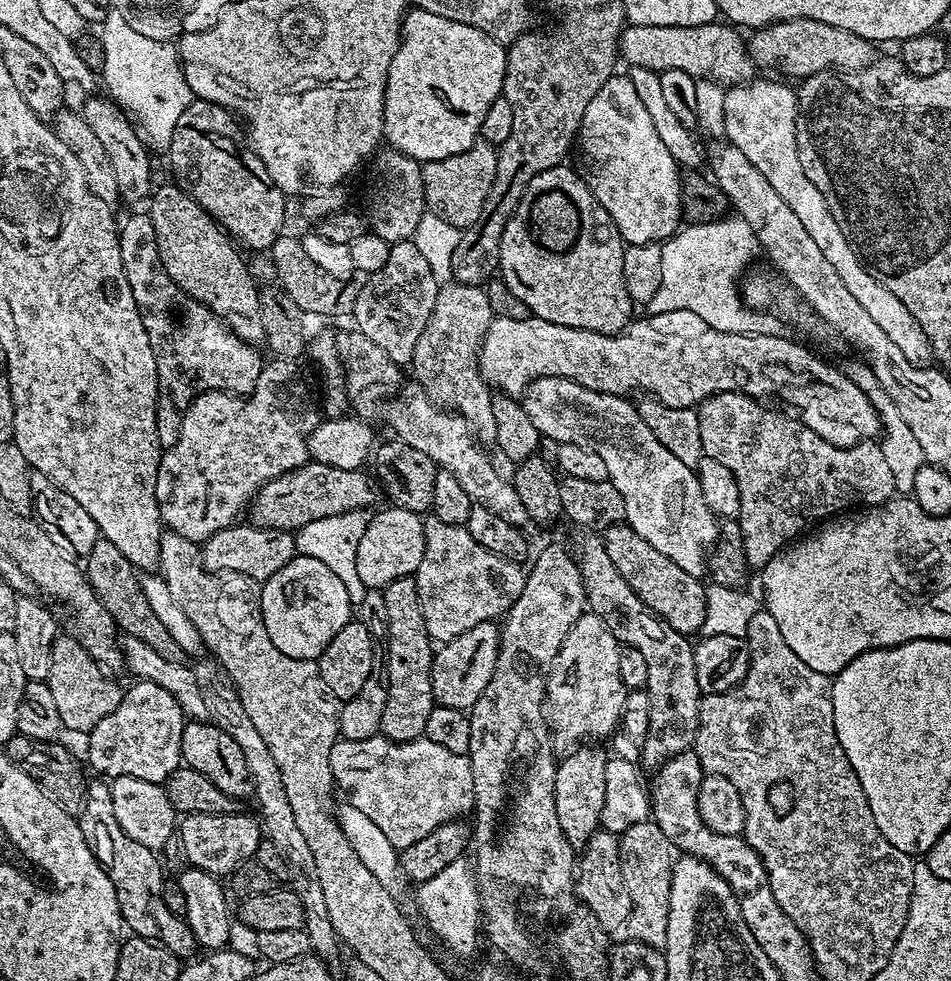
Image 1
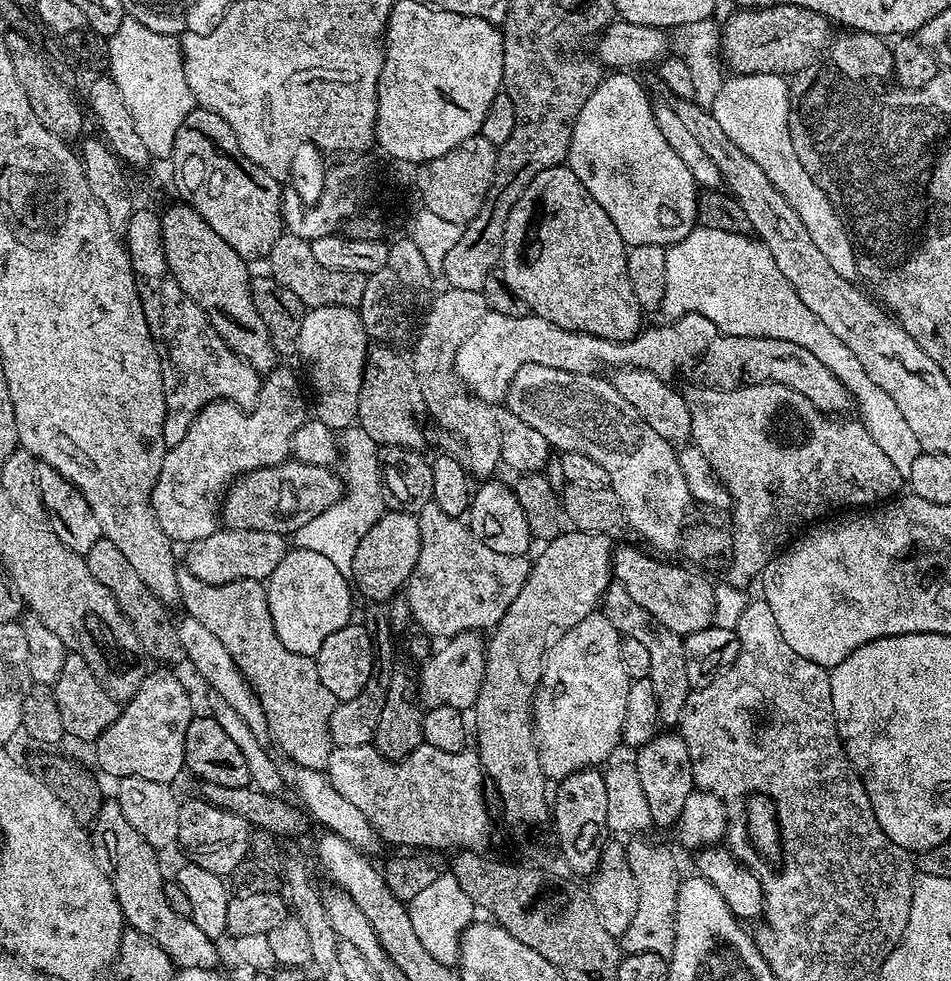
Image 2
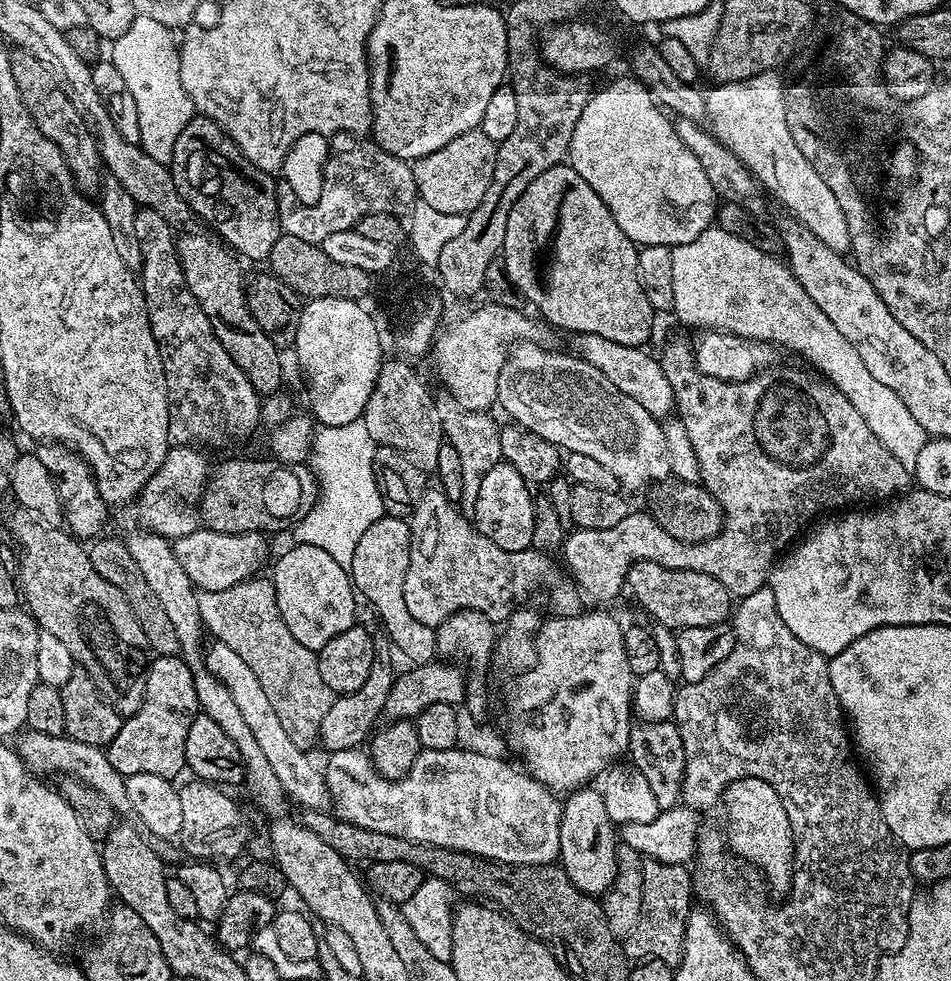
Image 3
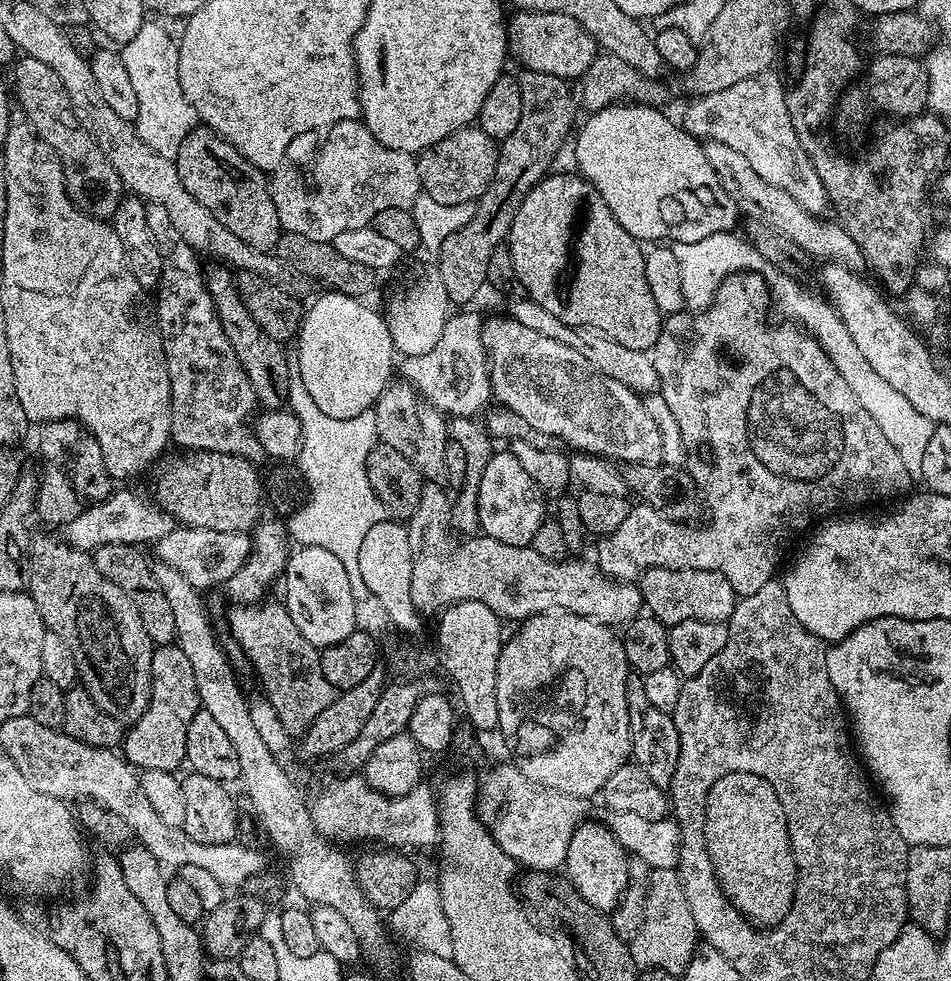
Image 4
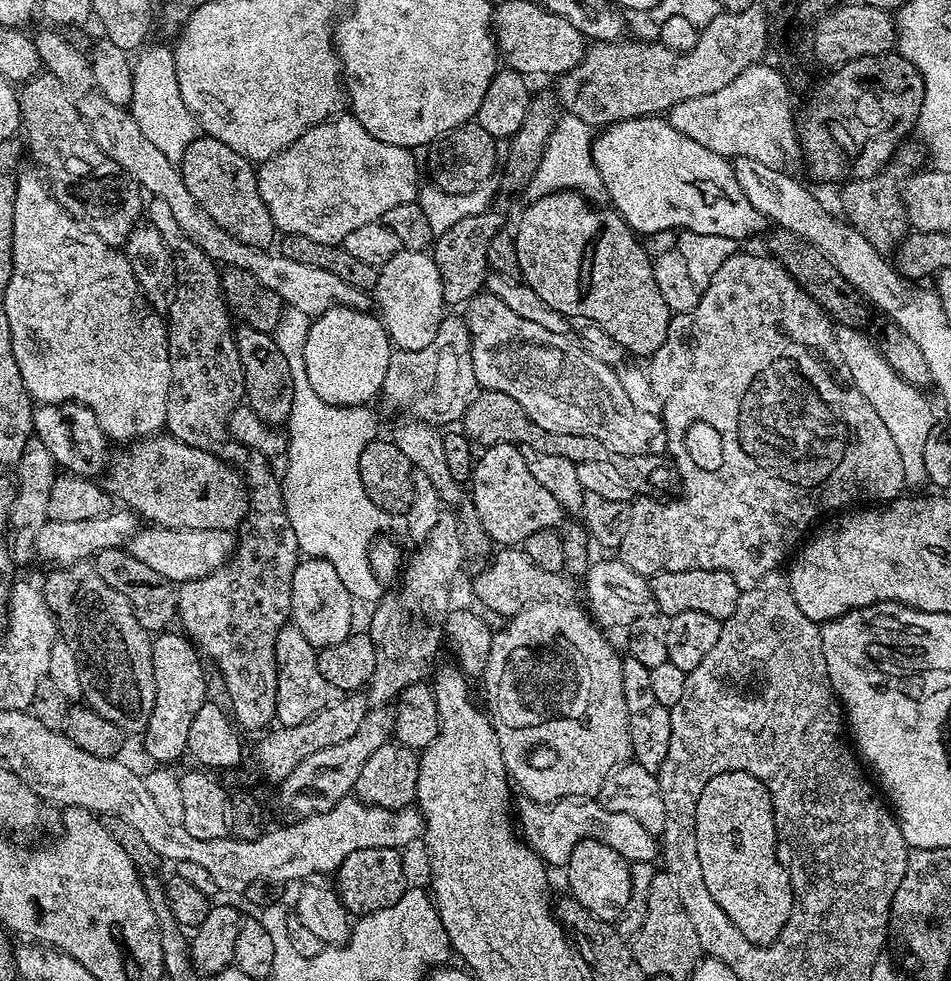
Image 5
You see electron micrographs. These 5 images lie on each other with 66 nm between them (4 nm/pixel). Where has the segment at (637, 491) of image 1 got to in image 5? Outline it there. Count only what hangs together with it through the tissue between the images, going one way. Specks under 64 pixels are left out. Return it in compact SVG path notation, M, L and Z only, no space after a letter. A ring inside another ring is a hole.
M487 290L467 297L465 304L464 324L472 339L470 359L481 389L510 394L542 430L586 434L625 454L640 454L647 449L644 447L652 432L644 425L645 417L634 410L611 363L597 360L572 336L554 334L554 330L522 318Z

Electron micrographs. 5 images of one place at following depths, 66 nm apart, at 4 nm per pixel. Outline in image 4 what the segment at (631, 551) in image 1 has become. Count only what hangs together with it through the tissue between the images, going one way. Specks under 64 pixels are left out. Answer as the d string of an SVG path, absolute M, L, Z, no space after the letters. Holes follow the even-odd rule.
M648 568L640 573L638 587L644 599L644 608L669 626L691 620L723 624L732 617L738 603L734 586L730 586L722 574L710 570Z

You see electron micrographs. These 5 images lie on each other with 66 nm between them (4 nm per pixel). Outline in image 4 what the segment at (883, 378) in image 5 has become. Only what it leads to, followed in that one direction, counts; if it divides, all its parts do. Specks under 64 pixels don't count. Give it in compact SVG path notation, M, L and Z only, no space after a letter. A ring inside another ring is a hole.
M769 267L763 273L763 277L768 283L771 307L775 311L777 308L784 315L781 317L785 321L802 326L808 335L820 343L822 350L826 350L826 354L834 362L838 374L842 374L842 378L846 378L846 386L850 386L850 390L854 390L854 398L858 398L858 402L862 402L866 414L870 414L870 418L874 418L874 422L878 422L878 427L882 430L882 434L886 434L890 446L894 446L894 450L898 450L908 473L914 478L919 477L922 470L922 457L930 442L930 434L934 427L932 420L918 414L918 410L914 410L914 406L908 404L905 396L898 394L898 390L894 390L894 386L890 386L890 382L886 382L874 372L870 362L866 362L866 358L862 356L862 350L858 350L854 338L850 338L850 330L846 330L846 326L836 314L836 309L823 295L815 296L814 293L807 292L799 284L799 279L780 273L778 269Z

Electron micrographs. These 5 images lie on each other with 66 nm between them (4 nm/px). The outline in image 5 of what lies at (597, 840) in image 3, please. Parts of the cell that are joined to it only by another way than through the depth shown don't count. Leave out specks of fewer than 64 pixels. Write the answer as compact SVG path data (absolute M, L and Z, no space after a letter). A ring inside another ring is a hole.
M581 840L578 846L574 846L566 865L568 884L572 887L571 899L578 901L586 910L590 910L590 914L594 914L594 918L614 922L620 917L622 910L626 910L626 902L630 902L634 872L633 869L628 868L631 868L629 861L623 860L618 854L618 850L610 850L610 846L597 840Z

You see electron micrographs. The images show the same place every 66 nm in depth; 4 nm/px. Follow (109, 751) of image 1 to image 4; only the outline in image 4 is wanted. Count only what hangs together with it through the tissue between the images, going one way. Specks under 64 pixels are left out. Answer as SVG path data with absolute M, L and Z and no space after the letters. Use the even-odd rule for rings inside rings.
M175 642L153 647L150 702L140 721L127 729L122 741L124 759L136 770L176 772L179 764L185 763L186 729L198 711L201 711L198 685L194 682L190 658L182 654L180 645Z

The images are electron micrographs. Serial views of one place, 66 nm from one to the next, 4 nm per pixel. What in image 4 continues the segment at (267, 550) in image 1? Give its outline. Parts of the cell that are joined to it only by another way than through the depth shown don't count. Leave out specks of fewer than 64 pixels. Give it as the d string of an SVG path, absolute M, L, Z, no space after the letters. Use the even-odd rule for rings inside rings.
M176 526L173 527L169 536L155 541L155 548L157 554L160 555L159 563L178 570L178 574L182 574L182 578L186 578L186 582L190 582L190 586L194 586L198 590L205 590L204 588L216 588L219 584L220 587L227 585L228 580L234 578L234 574L238 574L238 570L242 570L246 558L252 553L252 536L247 532L223 532L222 530Z

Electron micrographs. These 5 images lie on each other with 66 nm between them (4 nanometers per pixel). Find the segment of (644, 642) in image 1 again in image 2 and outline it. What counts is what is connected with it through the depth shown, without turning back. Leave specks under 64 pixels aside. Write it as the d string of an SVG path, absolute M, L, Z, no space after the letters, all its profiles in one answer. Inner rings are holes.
M618 582L609 583L602 597L602 614L620 632L621 637L629 636L646 642L646 650L650 650L650 679L656 690L660 703L660 718L665 725L676 726L680 723L680 715L688 700L690 685L686 678L686 650L681 637L670 630L660 627L649 616L630 594Z

